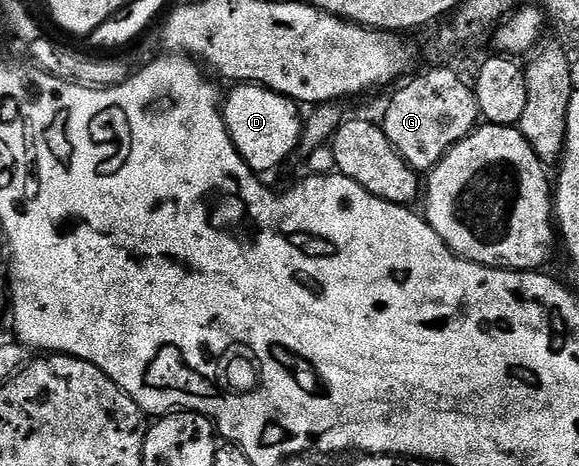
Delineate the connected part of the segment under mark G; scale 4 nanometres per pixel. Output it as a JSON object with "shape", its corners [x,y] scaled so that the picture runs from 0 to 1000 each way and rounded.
{"shape":[[[758,144],[732,170],[703,178],[675,212],[668,240],[658,253],[665,294],[686,320],[686,328],[720,371],[743,369],[758,352],[782,311],[789,311],[822,273],[831,249],[815,180],[807,178],[786,152]]]}

